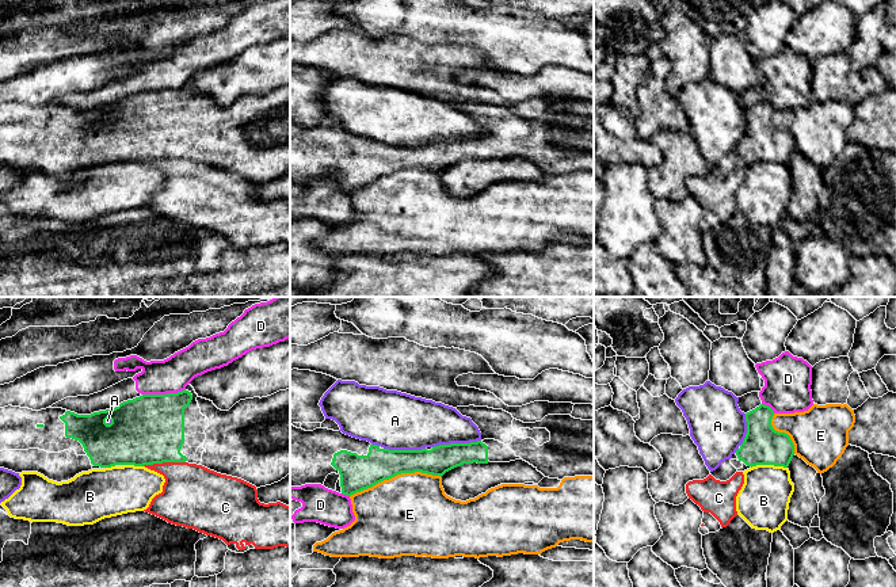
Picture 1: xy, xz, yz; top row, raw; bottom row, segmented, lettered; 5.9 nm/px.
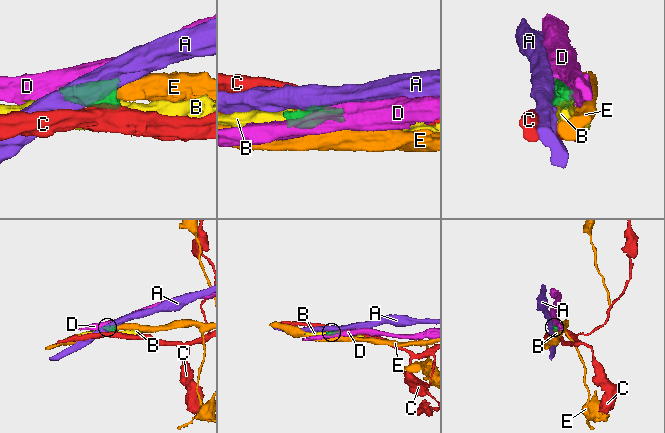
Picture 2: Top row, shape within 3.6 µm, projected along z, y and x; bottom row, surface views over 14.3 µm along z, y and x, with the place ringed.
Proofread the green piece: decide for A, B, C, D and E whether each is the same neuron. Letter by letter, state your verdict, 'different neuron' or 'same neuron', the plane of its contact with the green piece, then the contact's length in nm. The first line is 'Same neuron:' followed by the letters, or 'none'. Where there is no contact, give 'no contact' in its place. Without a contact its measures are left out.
Same neuron: none
A: different neuron | xz | 300 nm
B: different neuron | yz | 220 nm
C: different neuron | xy | 260 nm
D: different neuron | xy | 260 nm
E: different neuron | xz | 550 nm

